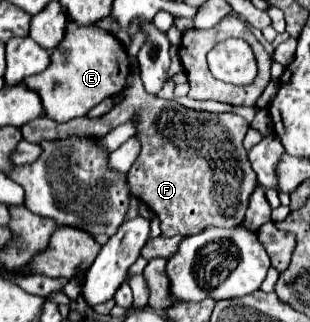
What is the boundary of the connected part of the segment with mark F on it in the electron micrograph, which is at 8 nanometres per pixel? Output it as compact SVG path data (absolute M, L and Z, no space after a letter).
M128 55L134 71L124 89L124 101L114 105L106 115L90 119L78 117L66 123L38 117L22 127L30 143L58 141L66 137L102 137L114 127L136 119L136 137L140 139L140 157L128 171L128 185L134 197L154 211L160 219L164 237L196 235L206 227L236 227L248 207L248 197L258 179L242 145L248 123L236 113L204 113L186 109L176 101L166 101L144 91L136 71L136 57Z

